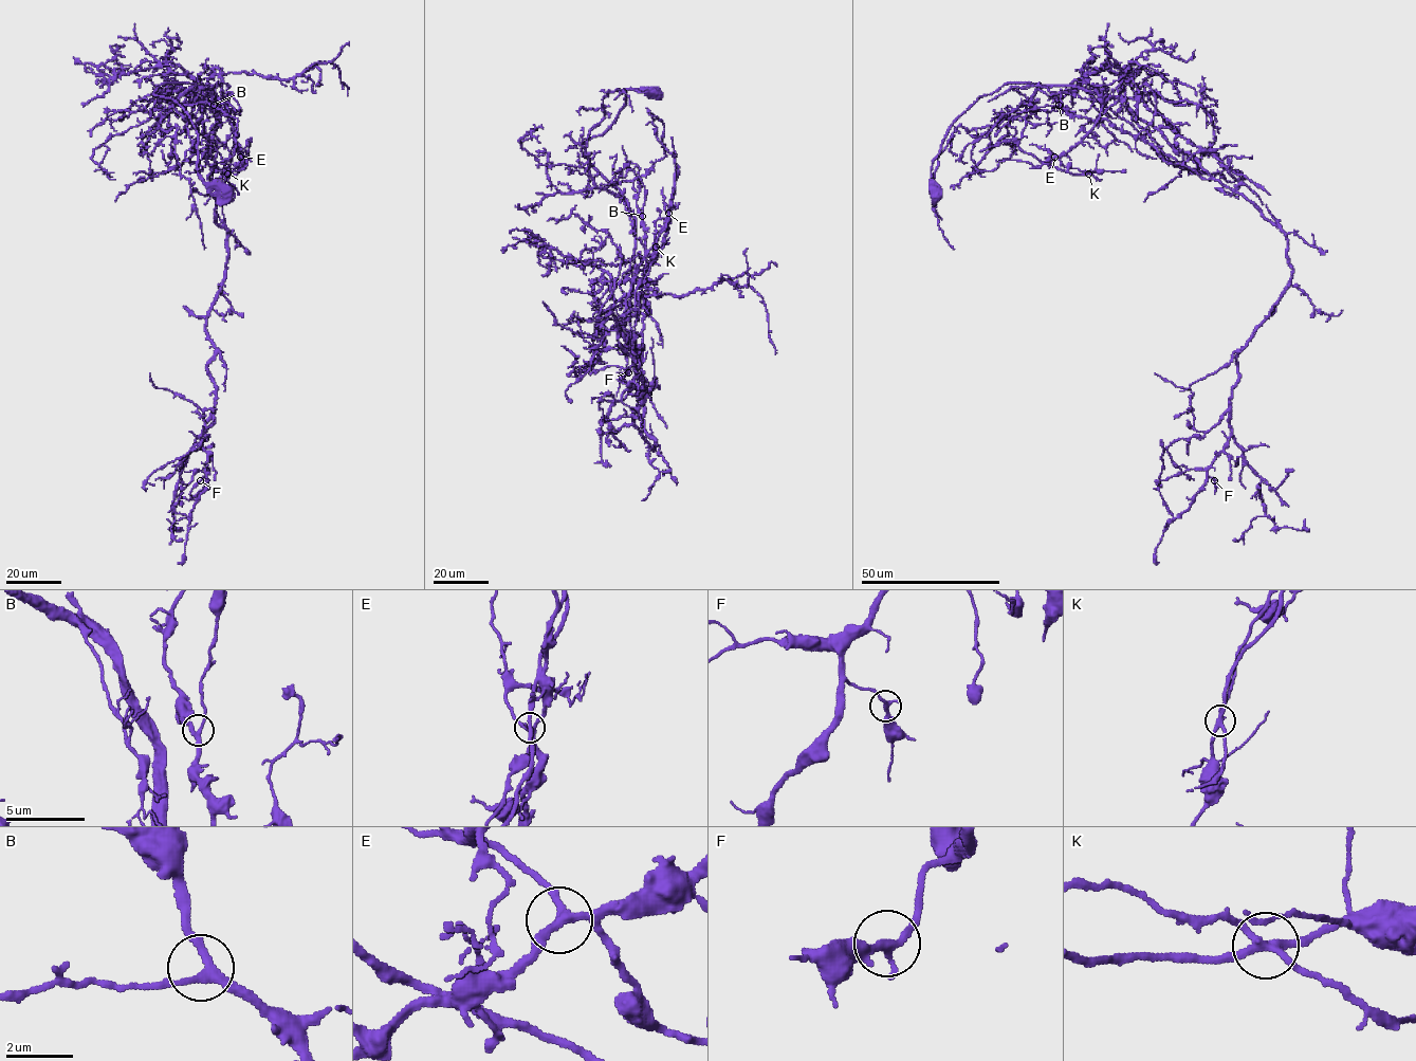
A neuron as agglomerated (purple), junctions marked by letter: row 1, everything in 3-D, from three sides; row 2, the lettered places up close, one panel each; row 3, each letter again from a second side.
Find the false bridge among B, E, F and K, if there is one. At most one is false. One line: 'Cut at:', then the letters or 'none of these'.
Cut at: K

